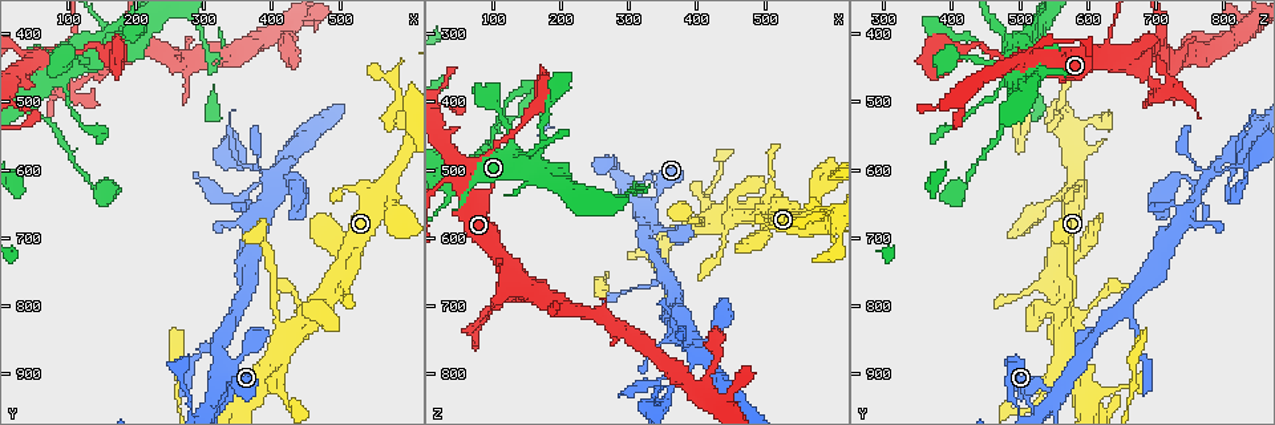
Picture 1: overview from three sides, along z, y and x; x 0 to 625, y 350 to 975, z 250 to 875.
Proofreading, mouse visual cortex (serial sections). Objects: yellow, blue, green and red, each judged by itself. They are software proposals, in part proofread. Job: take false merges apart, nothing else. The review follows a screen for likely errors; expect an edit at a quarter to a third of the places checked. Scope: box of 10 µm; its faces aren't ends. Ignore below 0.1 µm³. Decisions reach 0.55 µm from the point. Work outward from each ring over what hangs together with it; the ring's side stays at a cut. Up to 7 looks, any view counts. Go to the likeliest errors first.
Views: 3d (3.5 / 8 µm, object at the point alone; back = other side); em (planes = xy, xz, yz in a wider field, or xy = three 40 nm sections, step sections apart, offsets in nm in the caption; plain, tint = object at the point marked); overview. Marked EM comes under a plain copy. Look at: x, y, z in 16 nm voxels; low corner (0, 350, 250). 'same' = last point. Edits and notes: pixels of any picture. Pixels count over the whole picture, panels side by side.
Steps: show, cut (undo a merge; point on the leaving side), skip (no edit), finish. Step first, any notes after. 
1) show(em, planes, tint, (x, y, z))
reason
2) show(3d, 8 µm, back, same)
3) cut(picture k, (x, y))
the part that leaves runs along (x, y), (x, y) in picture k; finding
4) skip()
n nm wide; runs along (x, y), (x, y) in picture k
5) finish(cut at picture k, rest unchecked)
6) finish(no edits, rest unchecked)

show(3d, 3.5 µm, (405, 615, 775))
narrows sharply

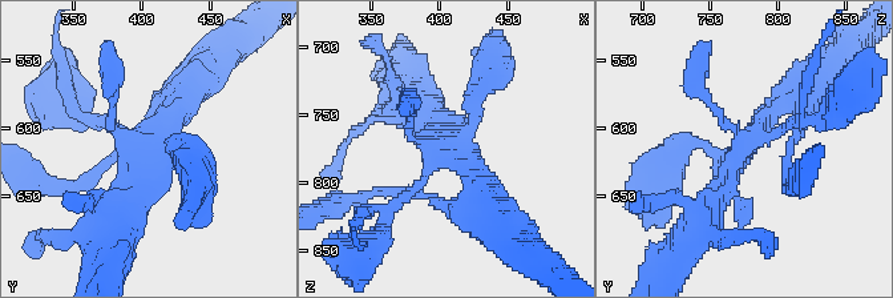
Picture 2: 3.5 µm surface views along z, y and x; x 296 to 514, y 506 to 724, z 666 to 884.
show(em, xy, step 5, tint, (404, 614, 772))
need the tissue

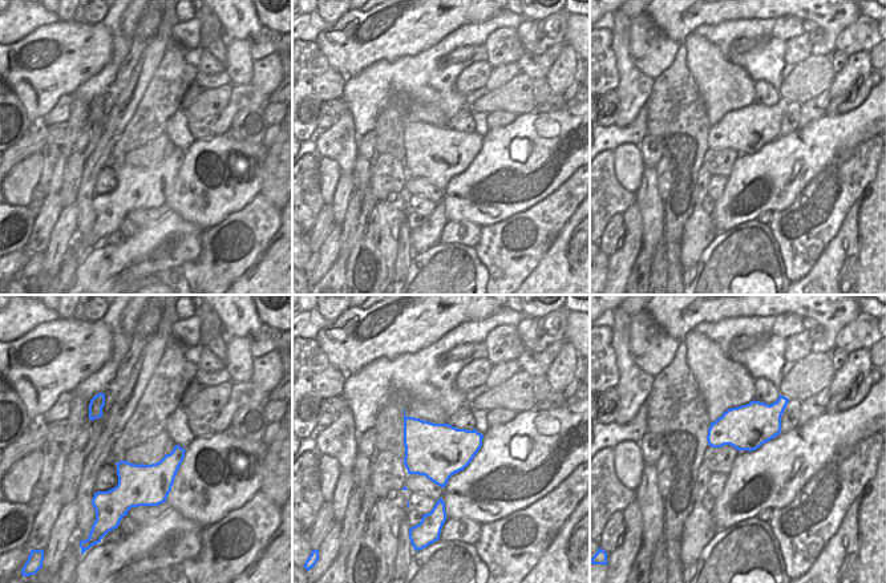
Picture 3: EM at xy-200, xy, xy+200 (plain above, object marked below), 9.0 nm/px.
skip()
runs along (702, 218), (742, 149), (796, 100) in picture 2; all the same cell

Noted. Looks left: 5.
show(3d, 3.5 µm, (115, 425, 630))
side arm on a straight run

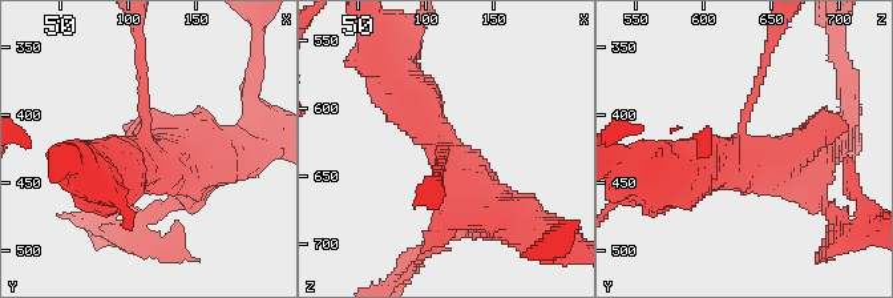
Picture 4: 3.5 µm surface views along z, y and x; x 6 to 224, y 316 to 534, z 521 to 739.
show(em, xy, step 5, tint, (110, 424, 630))
need the tissue

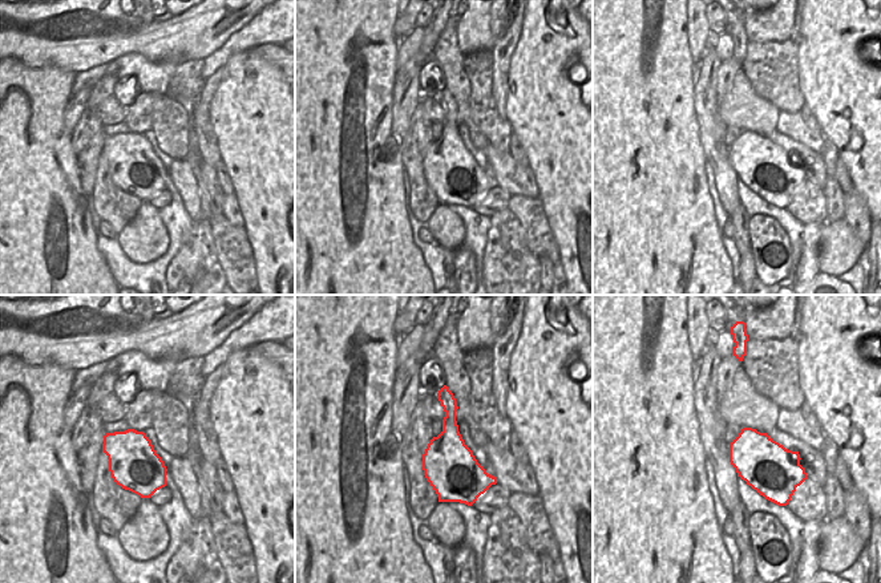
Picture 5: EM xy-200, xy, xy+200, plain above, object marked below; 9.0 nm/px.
skip()
arms of 100, 500, 600 nm; runs along (104, 174), (141, 166), (141, 65) in picture 4; continuous, no second cell

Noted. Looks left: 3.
show(3d, 8 µm, (415, 915, 545))
sudden change in width

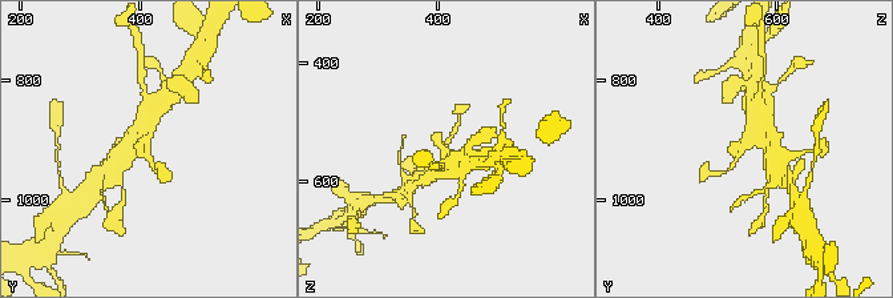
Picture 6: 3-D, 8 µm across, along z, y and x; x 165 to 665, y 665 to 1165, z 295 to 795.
show(em, xy, step 3, tint, same)
arms of 150, 500 nm; shape alone is not enough

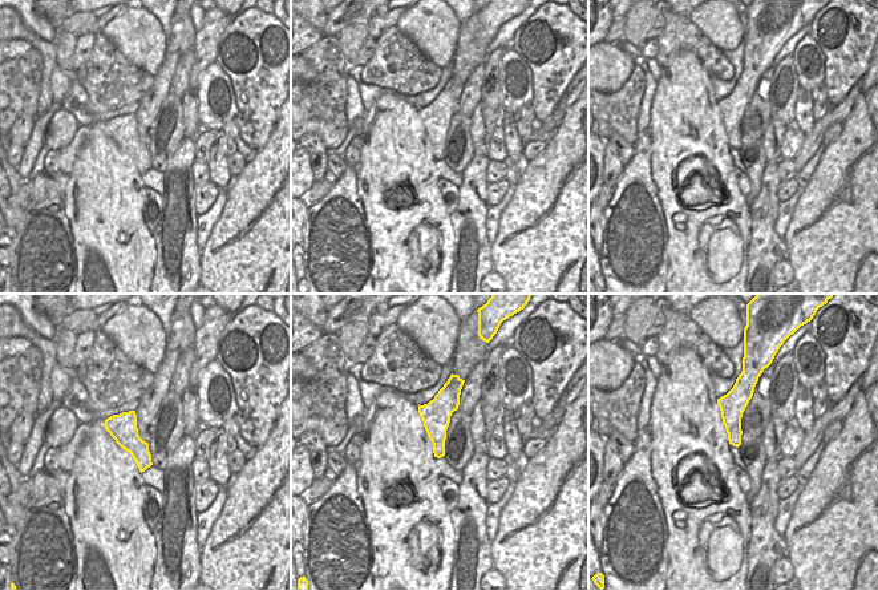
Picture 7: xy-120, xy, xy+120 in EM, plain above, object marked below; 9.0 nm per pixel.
skip()
runs along (764, 117), (730, 169), (720, 172) in picture 6; all the same cell

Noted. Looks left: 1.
finish(no edits, rest unchecked)

